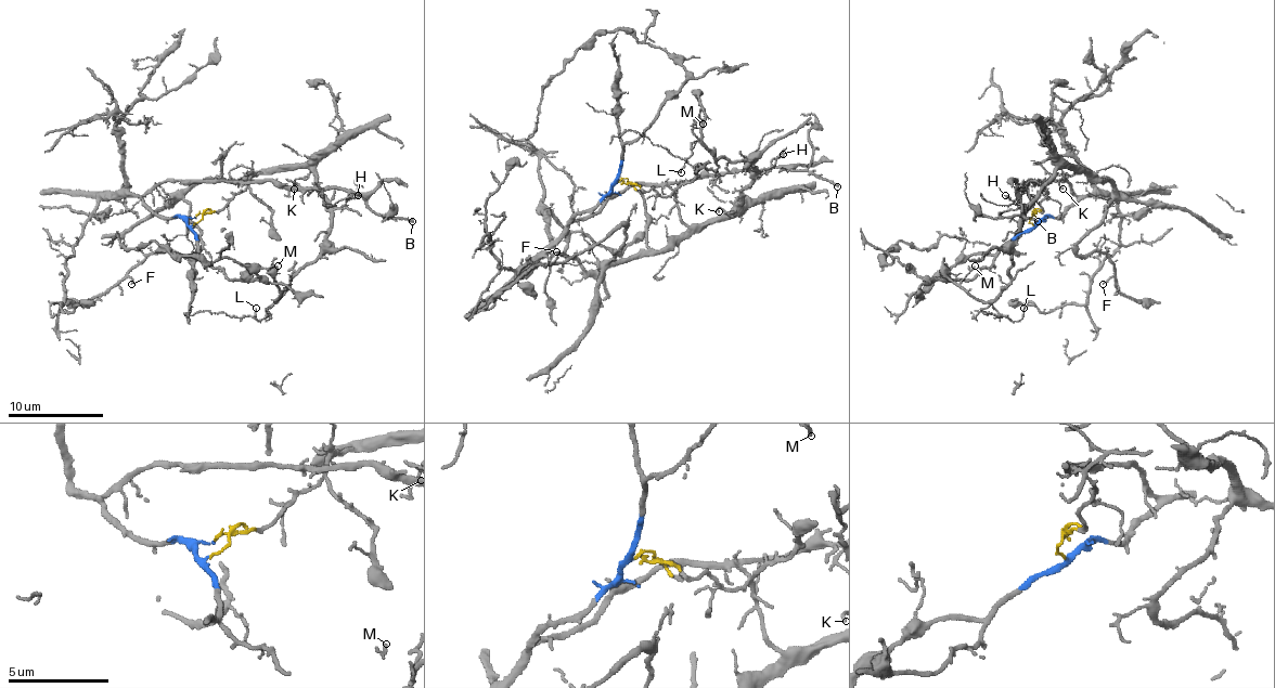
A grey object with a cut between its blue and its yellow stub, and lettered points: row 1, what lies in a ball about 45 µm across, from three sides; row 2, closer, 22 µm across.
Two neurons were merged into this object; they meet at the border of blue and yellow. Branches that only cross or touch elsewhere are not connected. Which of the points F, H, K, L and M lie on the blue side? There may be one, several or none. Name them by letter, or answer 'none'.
none

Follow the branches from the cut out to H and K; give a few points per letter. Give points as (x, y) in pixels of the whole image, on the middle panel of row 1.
H: (620, 180), (666, 197), (672, 192), (678, 216), (690, 225), (706, 225), (721, 221), (759, 170), (783, 154)
K: (620, 180), (666, 197), (672, 192), (685, 223), (706, 225), (735, 211), (718, 211)

